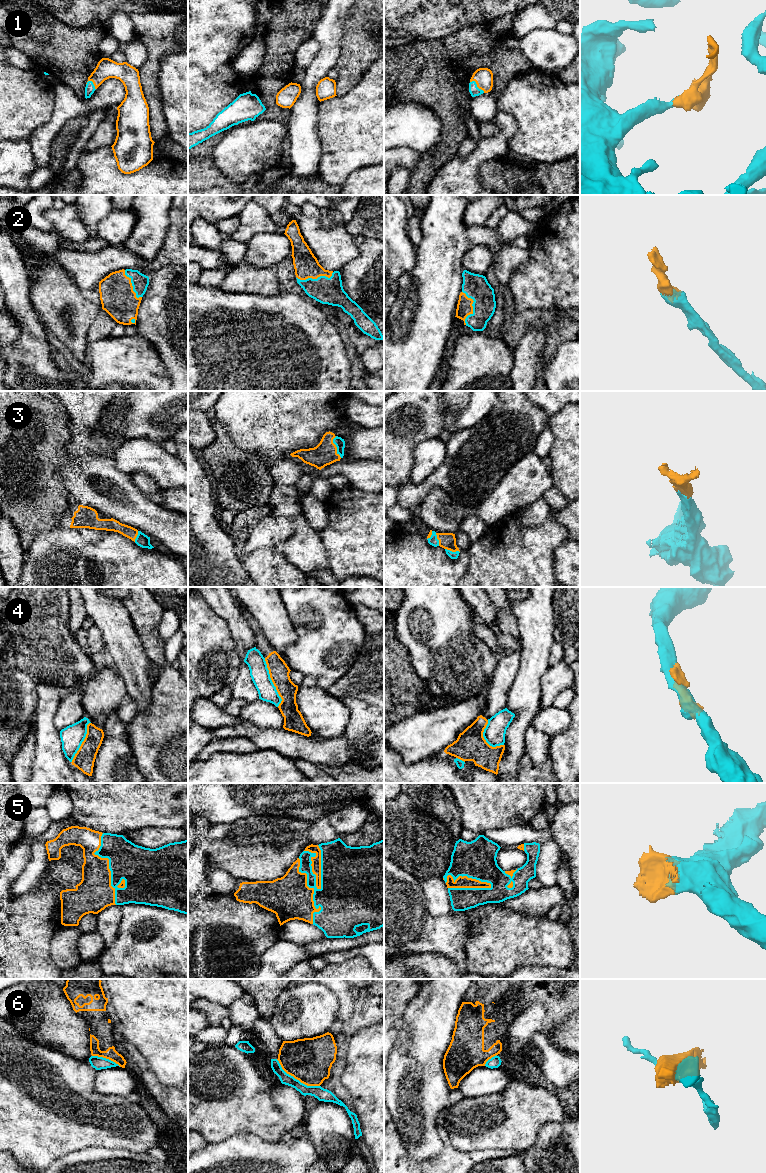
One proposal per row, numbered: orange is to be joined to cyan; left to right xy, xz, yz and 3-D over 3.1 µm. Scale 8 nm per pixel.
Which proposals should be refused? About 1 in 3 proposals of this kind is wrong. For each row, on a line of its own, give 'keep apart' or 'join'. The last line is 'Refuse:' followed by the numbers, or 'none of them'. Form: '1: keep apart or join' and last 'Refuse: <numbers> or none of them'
1: join
2: join
3: join
4: keep apart
5: join
6: keep apart
Refuse: 4, 6

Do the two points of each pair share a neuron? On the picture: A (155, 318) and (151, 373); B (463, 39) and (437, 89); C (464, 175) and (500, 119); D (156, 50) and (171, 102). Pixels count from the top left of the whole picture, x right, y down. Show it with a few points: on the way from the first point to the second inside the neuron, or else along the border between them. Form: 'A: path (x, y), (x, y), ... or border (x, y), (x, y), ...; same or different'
A: border (137, 333), (154, 346), (164, 366); different
B: path (450, 52), (440, 59), (437, 76); same
C: path (475, 161), (503, 133); same
D: border (177, 52), (166, 54), (162, 58), (158, 86); different

